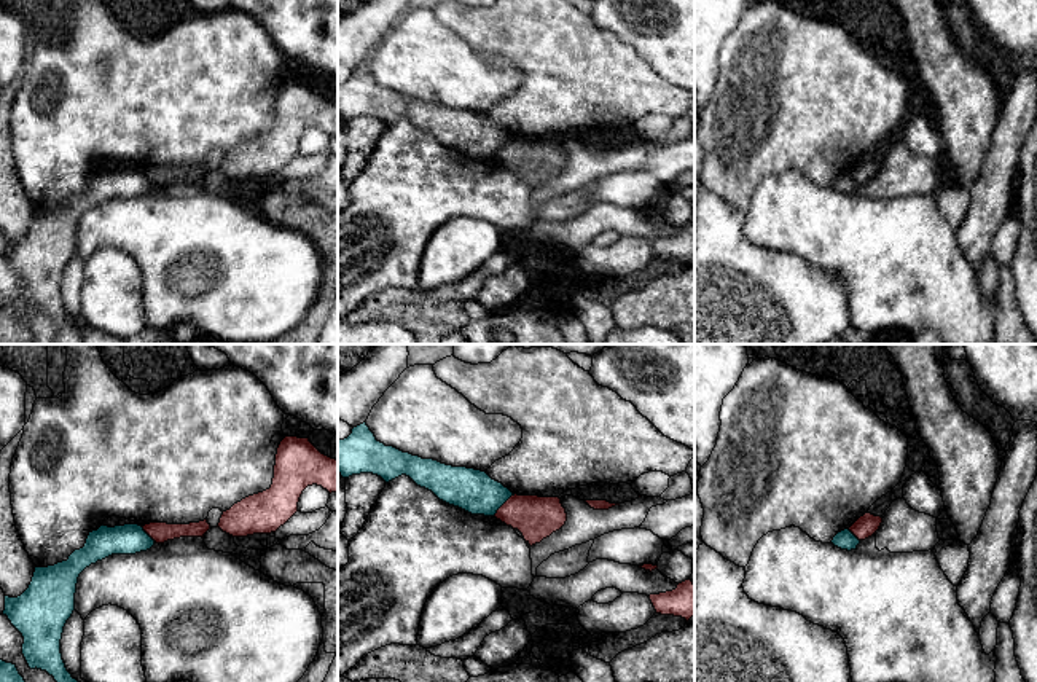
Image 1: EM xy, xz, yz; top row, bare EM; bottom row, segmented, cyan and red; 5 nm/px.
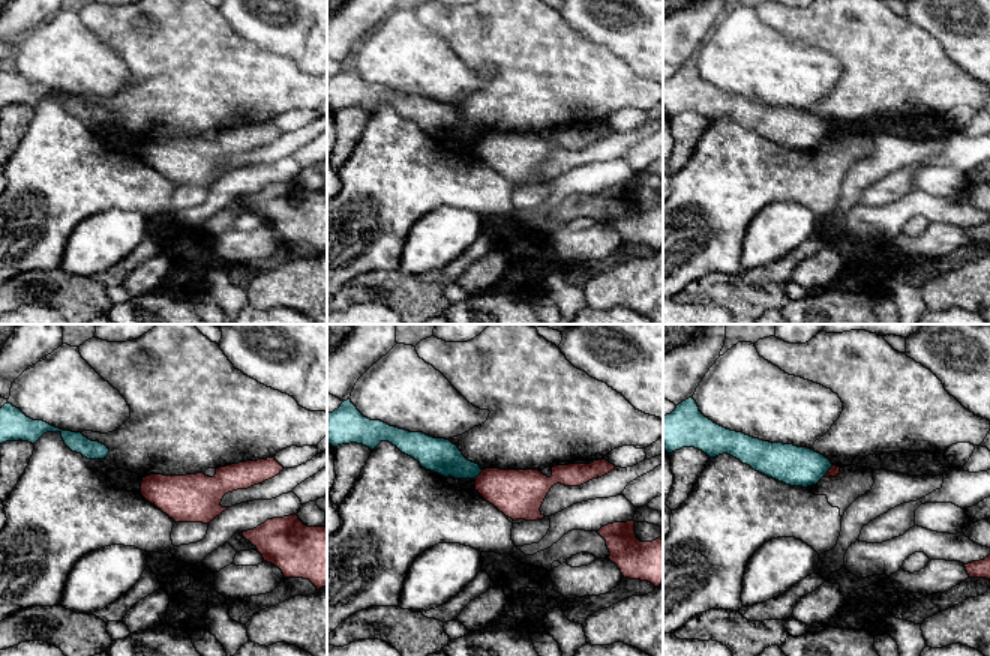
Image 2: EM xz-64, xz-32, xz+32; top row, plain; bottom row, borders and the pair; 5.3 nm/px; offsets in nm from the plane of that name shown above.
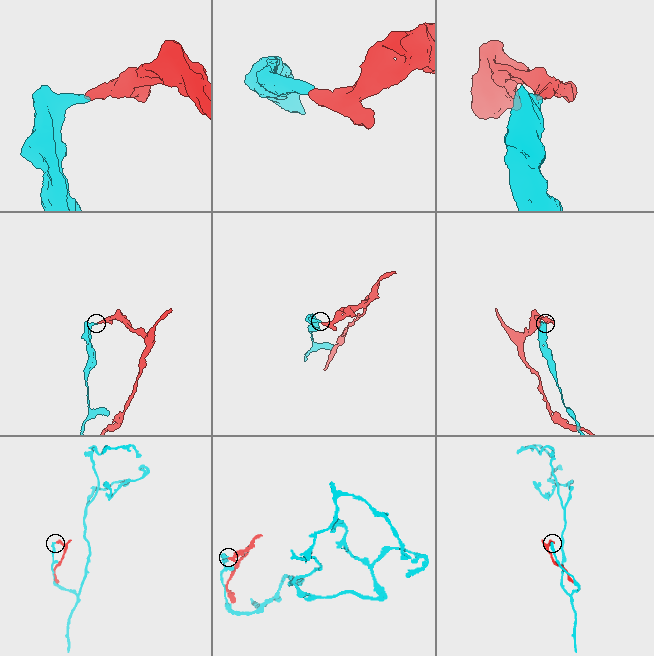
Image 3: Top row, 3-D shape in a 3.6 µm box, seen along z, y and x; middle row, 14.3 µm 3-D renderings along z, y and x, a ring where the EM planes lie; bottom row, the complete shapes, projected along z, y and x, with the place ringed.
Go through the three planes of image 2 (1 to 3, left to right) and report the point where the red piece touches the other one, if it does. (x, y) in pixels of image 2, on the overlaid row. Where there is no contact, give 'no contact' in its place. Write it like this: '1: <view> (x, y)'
1: no contact
2: xz-32 (479, 473)
3: xz+32 (827, 472)

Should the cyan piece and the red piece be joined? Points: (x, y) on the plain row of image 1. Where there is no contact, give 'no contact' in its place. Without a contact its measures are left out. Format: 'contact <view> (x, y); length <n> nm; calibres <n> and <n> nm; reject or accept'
contact xz (504, 145); length 160 nm; calibres 220 and 220 nm; reject

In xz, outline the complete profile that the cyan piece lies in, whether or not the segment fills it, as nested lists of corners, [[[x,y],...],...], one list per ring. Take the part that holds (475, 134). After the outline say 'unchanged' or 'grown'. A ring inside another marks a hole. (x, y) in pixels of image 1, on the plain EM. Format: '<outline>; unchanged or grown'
[[[366,65],[338,84],[338,115],[342,121],[373,116],[385,126],[406,118],[440,143],[472,158],[494,159],[515,139],[486,115],[422,102],[378,84]]]; unchanged

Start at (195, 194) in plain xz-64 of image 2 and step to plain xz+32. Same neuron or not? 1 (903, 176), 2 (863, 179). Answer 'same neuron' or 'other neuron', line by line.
1: same neuron
2: other neuron

